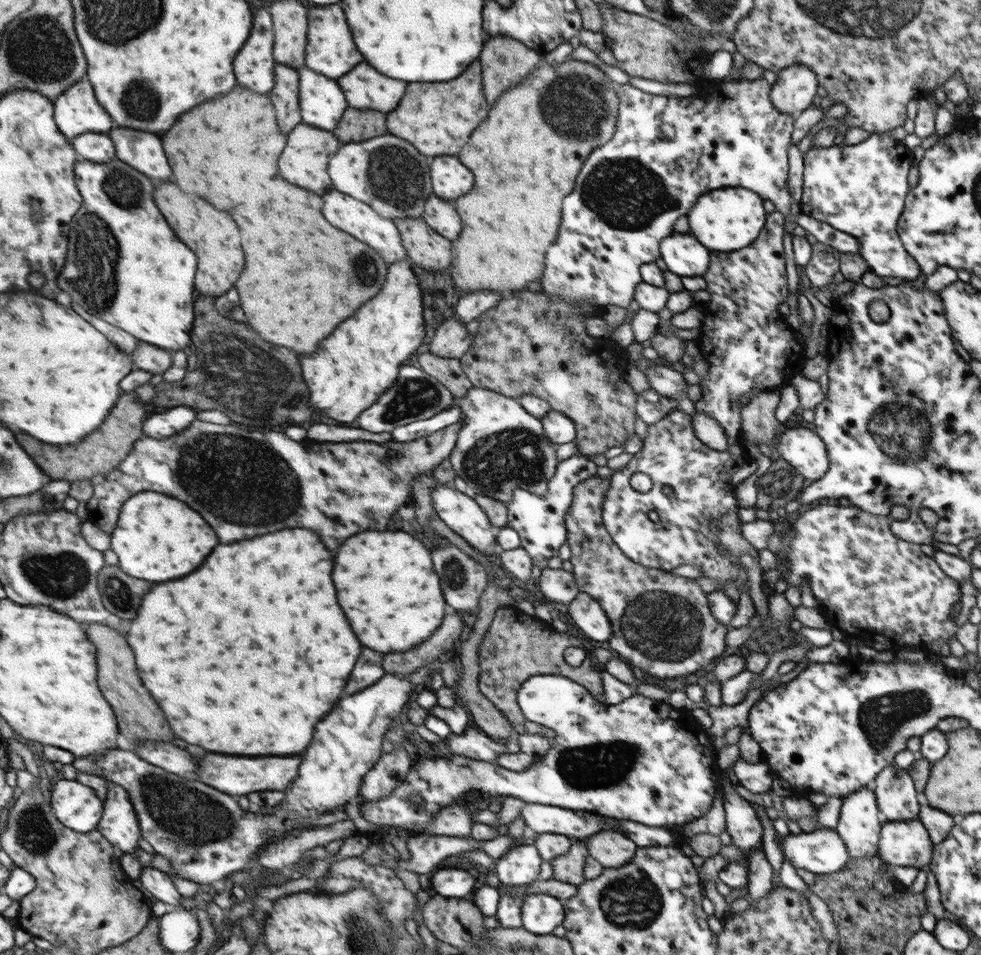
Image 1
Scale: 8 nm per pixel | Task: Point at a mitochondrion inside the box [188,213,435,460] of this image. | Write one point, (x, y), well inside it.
(234, 373)

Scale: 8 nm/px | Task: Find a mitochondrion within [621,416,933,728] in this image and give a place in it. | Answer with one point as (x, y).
(777, 486)

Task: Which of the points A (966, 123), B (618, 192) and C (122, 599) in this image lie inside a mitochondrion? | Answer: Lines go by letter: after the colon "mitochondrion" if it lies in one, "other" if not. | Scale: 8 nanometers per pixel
A: other
B: mitochondrion
C: mitochondrion

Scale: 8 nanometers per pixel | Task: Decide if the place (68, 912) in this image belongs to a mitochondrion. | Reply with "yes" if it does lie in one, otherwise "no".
no

